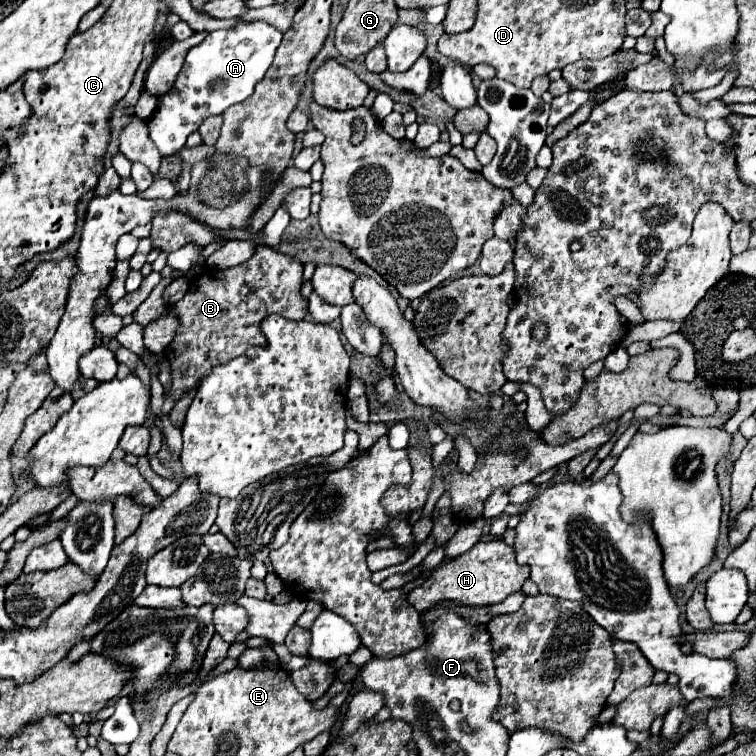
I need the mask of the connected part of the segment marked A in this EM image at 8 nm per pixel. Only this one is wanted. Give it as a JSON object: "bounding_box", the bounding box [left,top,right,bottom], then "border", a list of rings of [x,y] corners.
{"bounding_box":[148,19,282,157],"border":[[[256,19],[250,23],[238,21],[232,29],[212,31],[200,45],[192,47],[172,91],[160,99],[156,113],[148,119],[150,139],[160,153],[164,157],[174,155],[184,147],[186,137],[198,131],[206,117],[220,115],[230,105],[248,99],[254,93],[256,83],[264,79],[268,65],[272,65],[280,41],[282,33],[274,25]]]}

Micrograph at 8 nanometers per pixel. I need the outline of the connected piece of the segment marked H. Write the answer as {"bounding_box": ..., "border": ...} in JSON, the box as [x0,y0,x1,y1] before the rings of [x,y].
{"bounding_box":[408,539,530,613],"border":[[[488,539],[476,543],[470,551],[464,555],[442,563],[428,579],[424,585],[412,589],[408,593],[410,605],[424,613],[430,607],[442,603],[442,601],[454,601],[458,605],[468,605],[468,607],[482,607],[482,605],[494,605],[504,601],[508,595],[520,591],[522,583],[530,577],[528,565],[518,565],[512,553],[512,547],[504,543],[504,539]]]}

